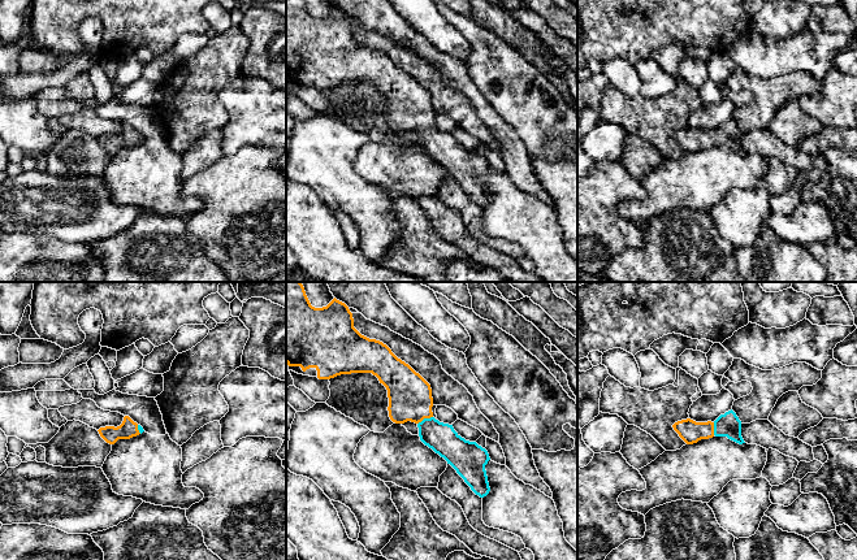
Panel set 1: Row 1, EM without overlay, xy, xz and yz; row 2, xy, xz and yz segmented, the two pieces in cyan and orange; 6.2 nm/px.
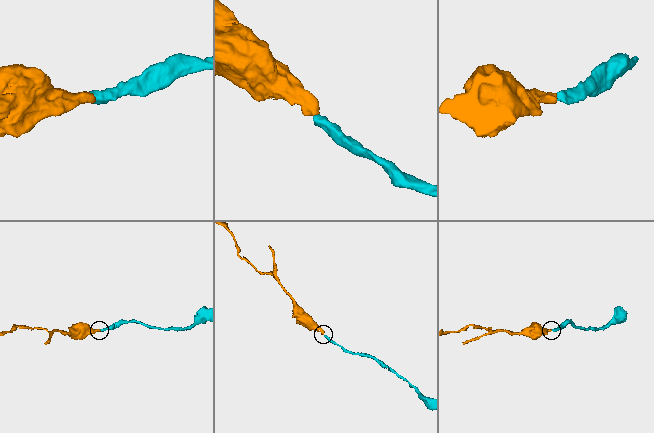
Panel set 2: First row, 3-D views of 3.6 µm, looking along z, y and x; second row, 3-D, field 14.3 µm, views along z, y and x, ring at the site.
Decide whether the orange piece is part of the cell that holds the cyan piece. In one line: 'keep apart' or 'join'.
join

